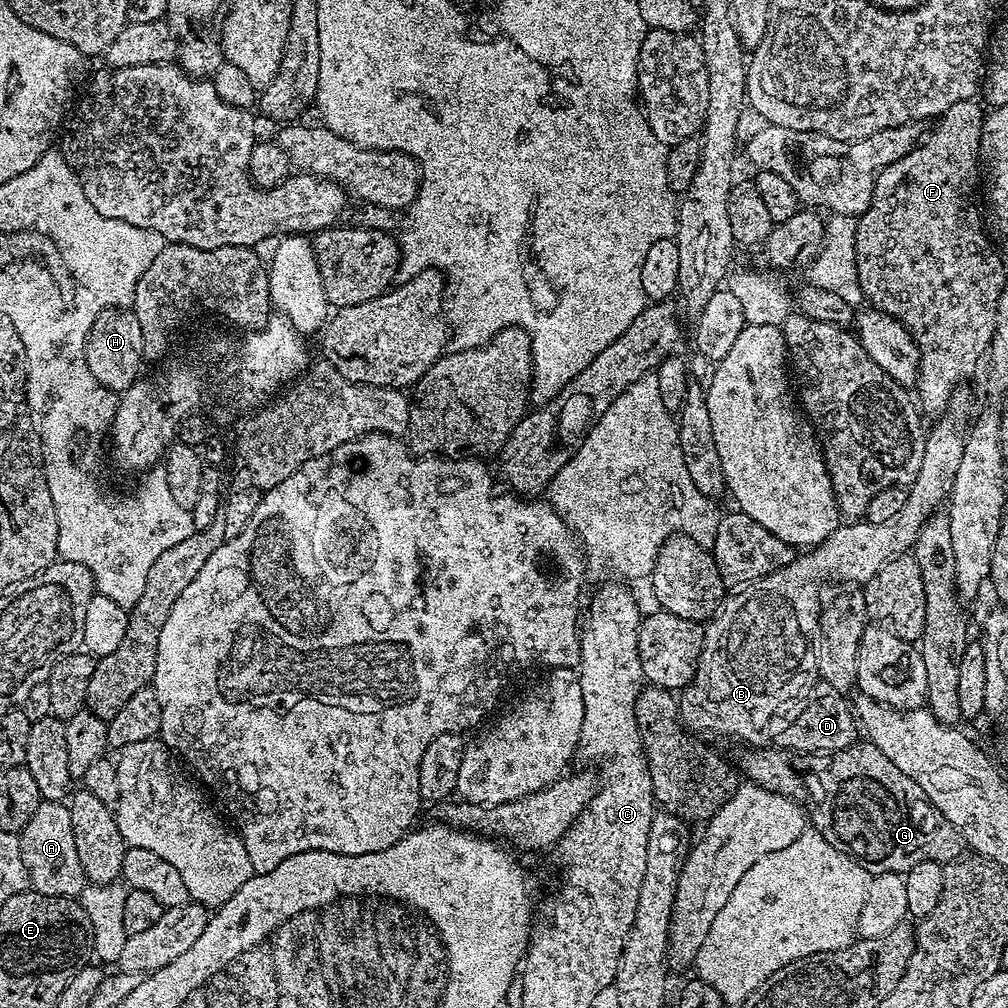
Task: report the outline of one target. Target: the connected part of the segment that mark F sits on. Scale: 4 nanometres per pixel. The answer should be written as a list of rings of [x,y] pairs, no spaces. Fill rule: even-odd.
[[[975,99],[954,102],[954,106],[950,106],[950,110],[946,110],[935,121],[936,129],[933,132],[931,129],[916,147],[911,148],[902,158],[898,158],[898,162],[894,162],[881,170],[874,186],[872,205],[856,220],[856,273],[863,299],[869,300],[872,303],[869,305],[875,311],[885,312],[886,315],[899,320],[906,331],[912,335],[916,347],[920,349],[920,371],[914,385],[914,396],[918,401],[919,411],[925,417],[932,416],[931,418],[939,418],[944,415],[953,392],[957,391],[958,386],[963,385],[960,383],[971,374],[972,367],[976,364],[976,356],[982,355],[983,352],[985,355],[991,349],[996,315],[998,314],[998,298],[1002,294],[1002,286],[1006,283],[1004,264],[1000,261],[999,256],[1001,253],[997,251],[994,244],[994,249],[992,249],[992,244],[988,241],[987,234],[984,233],[984,224],[980,221],[980,212],[976,209],[976,204],[972,201],[971,196],[972,187],[979,180],[981,183],[982,180],[980,139],[982,138],[982,126],[986,115],[985,109],[976,103]]]

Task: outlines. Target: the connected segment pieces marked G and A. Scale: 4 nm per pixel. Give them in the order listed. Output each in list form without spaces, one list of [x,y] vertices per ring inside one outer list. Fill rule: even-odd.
[[[853,742],[840,752],[823,754],[801,754],[779,746],[744,746],[740,750],[734,764],[743,775],[744,772],[748,775],[745,777],[751,783],[782,794],[799,804],[806,813],[807,823],[815,832],[822,834],[822,838],[826,838],[826,842],[830,842],[834,850],[858,862],[858,866],[862,866],[869,877],[887,872],[903,874],[918,866],[918,862],[946,865],[965,855],[966,845],[959,830],[928,801],[922,786],[918,786],[914,778],[902,774],[902,770],[898,770],[898,766],[894,766],[894,762],[890,762],[890,758],[886,758],[886,754],[878,750],[878,746],[867,742]]]
[[[44,800],[18,835],[31,891],[41,892],[43,896],[79,897],[86,881],[78,862],[78,850],[74,846],[74,826],[70,822],[67,803]]]

